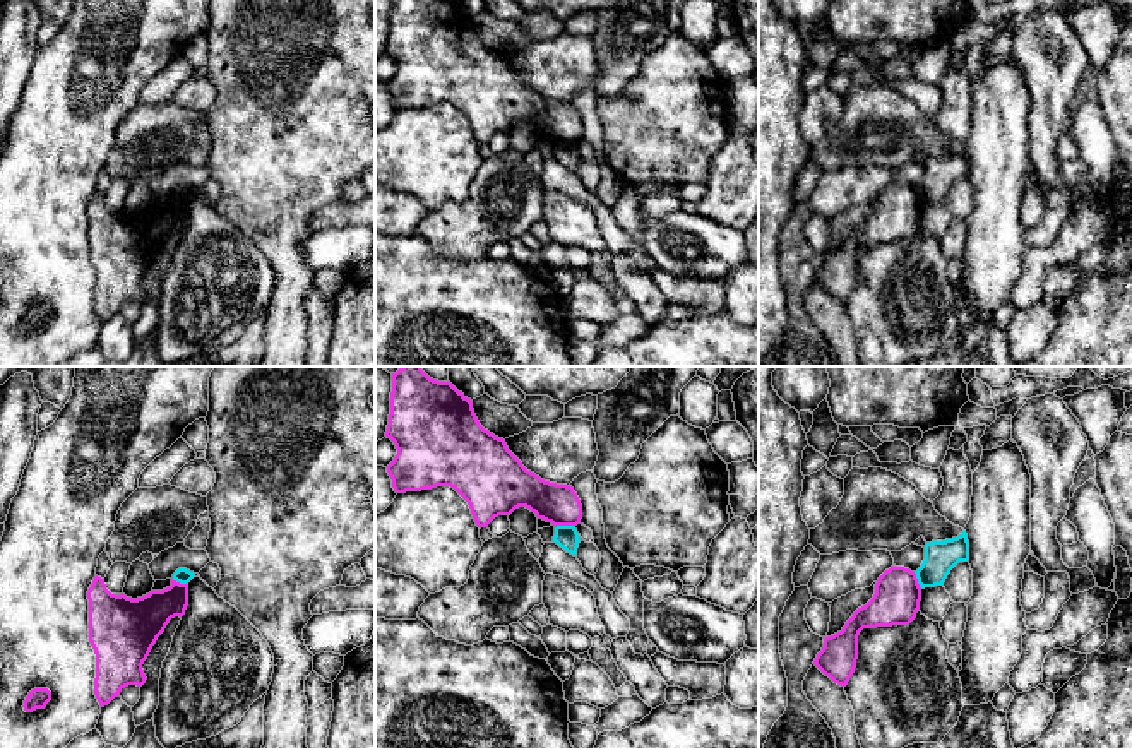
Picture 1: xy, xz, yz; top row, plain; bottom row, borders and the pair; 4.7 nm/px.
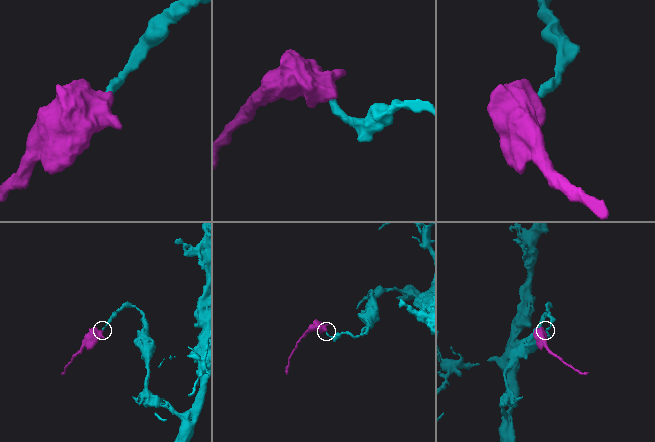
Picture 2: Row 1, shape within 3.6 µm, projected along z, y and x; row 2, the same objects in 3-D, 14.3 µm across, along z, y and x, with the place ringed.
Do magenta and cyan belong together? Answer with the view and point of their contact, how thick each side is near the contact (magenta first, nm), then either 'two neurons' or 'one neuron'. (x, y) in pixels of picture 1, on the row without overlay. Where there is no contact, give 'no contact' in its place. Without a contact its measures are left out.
contact xz (564, 141); calibres 190 and 110 nm; two neurons

